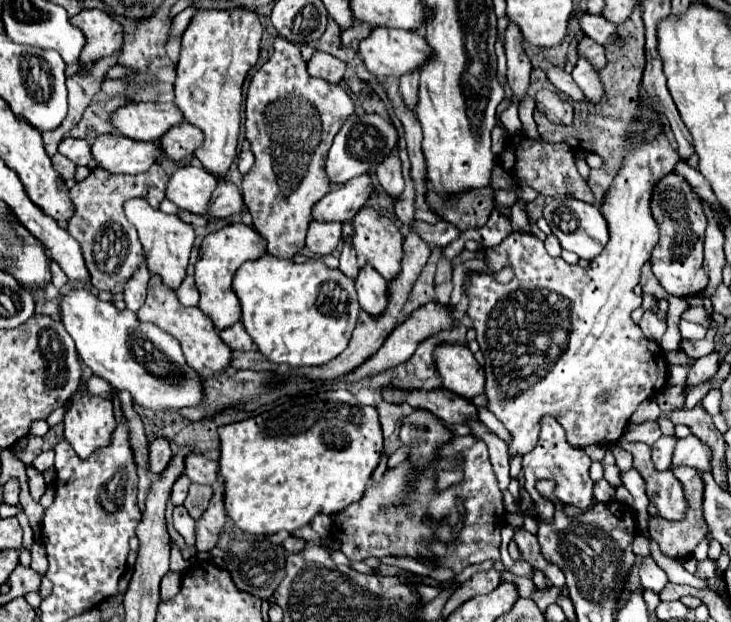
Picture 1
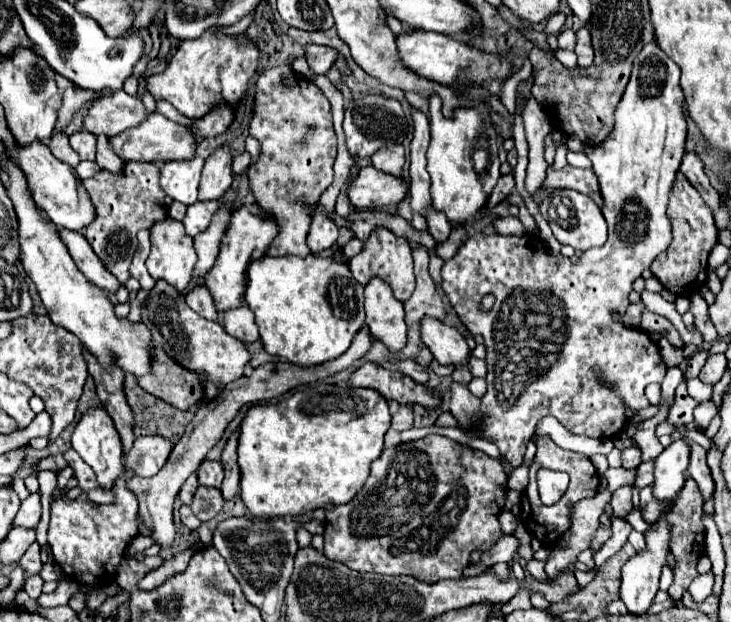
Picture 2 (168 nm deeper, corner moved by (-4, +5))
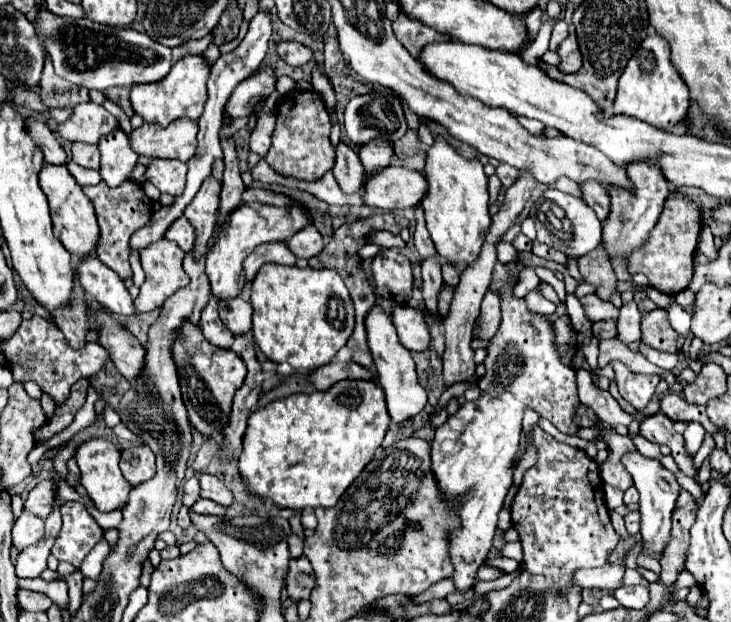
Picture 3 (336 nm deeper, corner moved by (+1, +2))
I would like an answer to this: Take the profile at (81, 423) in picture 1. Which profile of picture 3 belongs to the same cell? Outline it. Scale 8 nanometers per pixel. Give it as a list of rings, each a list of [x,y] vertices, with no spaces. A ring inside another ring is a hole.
[[[89,440],[75,450],[75,458],[81,468],[81,484],[87,490],[87,496],[95,502],[97,510],[101,512],[119,510],[131,492],[131,484],[121,476],[119,470],[119,460],[121,460],[119,456],[121,452],[109,440]]]

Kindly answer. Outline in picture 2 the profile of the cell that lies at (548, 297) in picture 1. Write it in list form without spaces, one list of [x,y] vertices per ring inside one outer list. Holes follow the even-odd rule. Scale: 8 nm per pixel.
[[[656,41],[648,43],[640,55],[636,57],[634,61],[634,69],[632,69],[632,77],[630,77],[630,83],[622,95],[622,101],[618,103],[616,107],[616,123],[614,123],[614,129],[610,133],[610,137],[598,145],[598,147],[586,147],[584,153],[590,157],[592,161],[592,169],[594,173],[598,175],[598,181],[600,181],[600,193],[602,193],[602,199],[604,199],[604,205],[602,205],[602,213],[606,217],[606,223],[608,223],[608,241],[604,247],[596,247],[596,249],[590,249],[590,251],[584,251],[580,261],[574,263],[570,257],[564,257],[564,255],[552,255],[548,251],[548,247],[542,243],[542,239],[538,235],[522,235],[522,237],[504,237],[504,235],[482,235],[482,233],[476,233],[472,237],[466,239],[466,243],[458,249],[458,253],[444,263],[442,267],[442,289],[444,293],[450,297],[452,301],[452,307],[454,311],[458,313],[460,321],[468,327],[470,333],[474,335],[482,335],[484,337],[484,345],[486,345],[486,363],[488,363],[488,375],[486,375],[486,381],[488,381],[488,391],[486,395],[482,397],[482,415],[484,415],[484,435],[486,437],[492,437],[496,439],[498,443],[498,449],[502,453],[502,457],[512,465],[512,467],[518,467],[522,463],[522,457],[524,457],[524,451],[526,451],[526,445],[530,441],[530,437],[534,435],[534,429],[536,429],[536,423],[544,417],[544,415],[554,415],[570,433],[574,435],[584,435],[584,437],[592,437],[592,439],[616,439],[626,423],[628,423],[628,417],[626,417],[626,407],[630,407],[632,411],[640,411],[644,407],[650,405],[650,401],[646,399],[644,395],[644,389],[646,385],[650,383],[662,383],[664,375],[666,375],[666,365],[662,361],[662,355],[660,355],[660,347],[650,339],[650,335],[642,329],[632,329],[632,327],[626,327],[622,323],[622,317],[630,305],[630,299],[628,295],[632,293],[632,283],[642,275],[644,269],[650,267],[650,263],[662,253],[666,251],[666,247],[670,245],[672,241],[672,231],[670,231],[670,221],[666,217],[666,205],[668,205],[668,193],[672,189],[672,183],[674,183],[674,177],[676,177],[676,171],[682,163],[682,157],[686,153],[684,149],[684,139],[686,139],[686,119],[684,119],[684,113],[682,113],[682,107],[684,107],[684,97],[682,97],[682,87],[678,83],[678,77],[680,77],[680,69],[678,65],[658,47]],[[486,295],[494,295],[494,305],[492,309],[488,311],[482,311],[480,309],[480,303]],[[614,311],[620,315],[620,321],[614,319]],[[594,369],[600,369],[602,371],[602,377],[606,381],[612,381],[614,385],[604,385],[598,381]]]

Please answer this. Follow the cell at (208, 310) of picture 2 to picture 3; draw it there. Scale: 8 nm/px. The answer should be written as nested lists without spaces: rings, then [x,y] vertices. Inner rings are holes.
[[[211,296],[207,308],[205,308],[203,314],[201,314],[201,324],[199,324],[199,326],[201,326],[203,336],[205,336],[213,346],[231,350],[235,336],[233,336],[233,332],[229,332],[229,330],[225,328],[225,324],[221,322],[221,318],[219,318],[219,314],[217,314],[217,302],[219,302],[219,300],[217,300],[215,296]]]

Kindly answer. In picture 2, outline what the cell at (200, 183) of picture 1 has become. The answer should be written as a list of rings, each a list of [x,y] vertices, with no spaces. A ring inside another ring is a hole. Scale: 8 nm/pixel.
[[[198,155],[186,161],[168,161],[160,169],[160,187],[174,201],[192,205],[198,201],[202,167],[204,167],[204,159]]]

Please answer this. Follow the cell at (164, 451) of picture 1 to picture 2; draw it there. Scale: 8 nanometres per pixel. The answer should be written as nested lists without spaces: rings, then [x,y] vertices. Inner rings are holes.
[[[140,435],[124,457],[124,465],[140,477],[156,475],[172,451],[172,441],[162,435]]]

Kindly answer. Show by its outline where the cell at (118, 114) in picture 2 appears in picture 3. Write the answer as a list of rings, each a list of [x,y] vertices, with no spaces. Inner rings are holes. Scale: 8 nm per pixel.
[[[85,102],[73,108],[71,116],[57,126],[57,134],[69,142],[97,144],[101,136],[117,128],[117,118],[109,114],[103,106]]]

